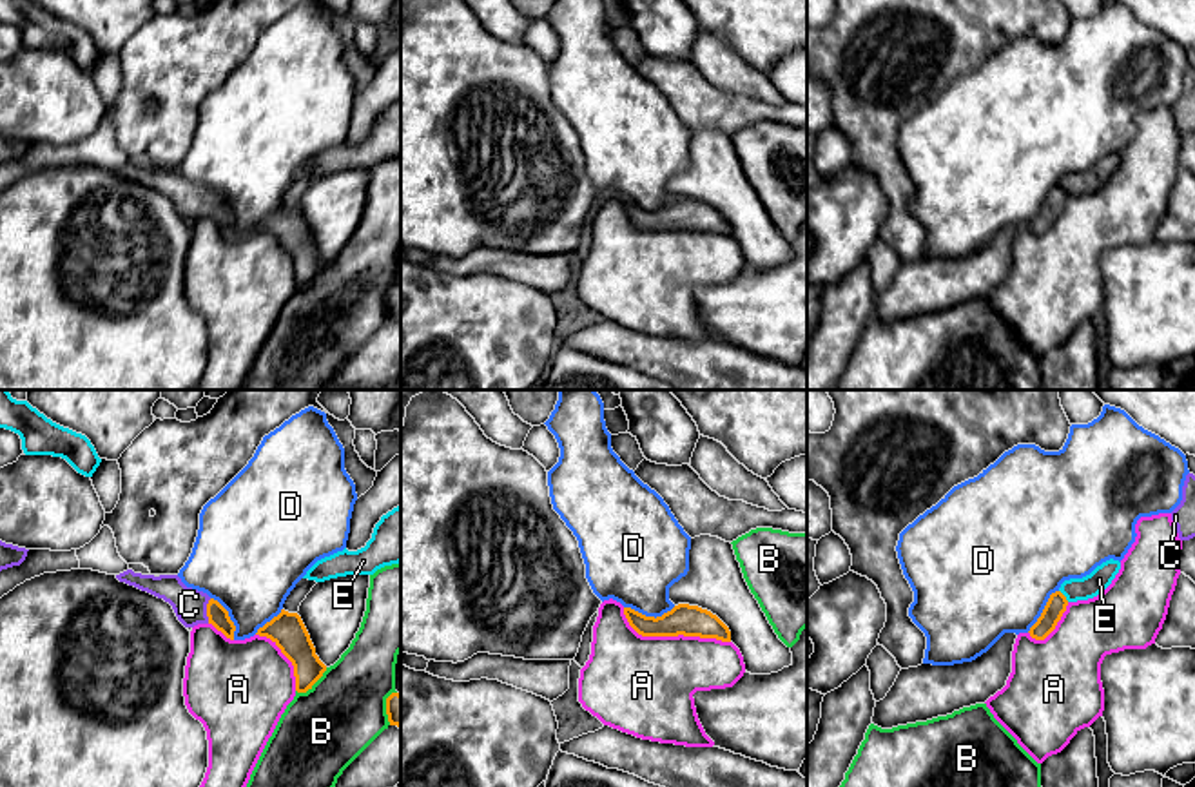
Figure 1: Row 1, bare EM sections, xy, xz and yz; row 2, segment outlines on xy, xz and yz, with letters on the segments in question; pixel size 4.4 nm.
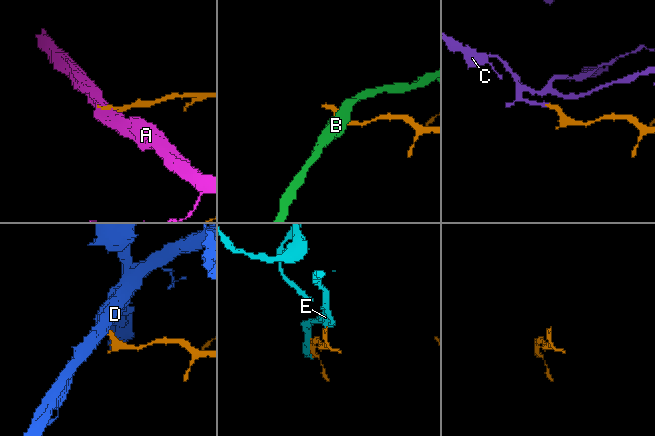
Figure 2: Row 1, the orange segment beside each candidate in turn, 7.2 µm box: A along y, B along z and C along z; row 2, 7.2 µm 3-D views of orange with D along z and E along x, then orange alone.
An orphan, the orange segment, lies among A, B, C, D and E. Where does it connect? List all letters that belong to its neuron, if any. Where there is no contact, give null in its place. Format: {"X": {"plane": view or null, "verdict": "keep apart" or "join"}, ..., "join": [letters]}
{"A": {"plane": "xz", "verdict": "keep apart"}, "B": {"plane": "xy", "verdict": "keep apart"}, "C": {"plane": "xy", "verdict": "join"}, "D": {"plane": "xz", "verdict": "keep apart"}, "E": {"plane": "yz", "verdict": "keep apart"}, "join": ["C"]}

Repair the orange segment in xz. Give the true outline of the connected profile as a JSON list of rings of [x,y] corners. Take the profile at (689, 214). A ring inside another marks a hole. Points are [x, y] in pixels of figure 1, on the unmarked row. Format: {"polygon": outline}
{"polygon": [[[678,198],[662,210],[646,210],[624,201],[629,219],[642,230],[700,230],[731,236],[729,221],[711,205],[698,199]]]}

